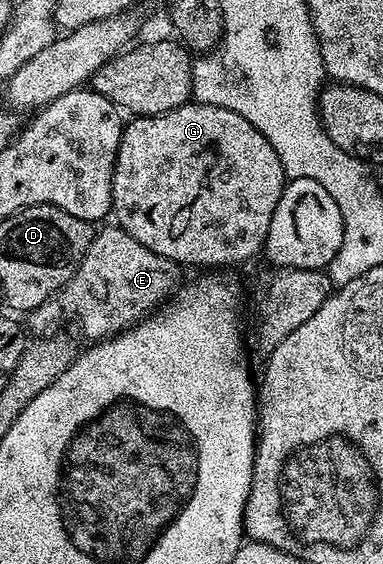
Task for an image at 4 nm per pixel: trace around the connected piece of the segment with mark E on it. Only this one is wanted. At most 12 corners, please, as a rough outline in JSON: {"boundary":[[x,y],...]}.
{"boundary":[[111,225],[27,315],[103,340],[173,293],[177,267]]}

